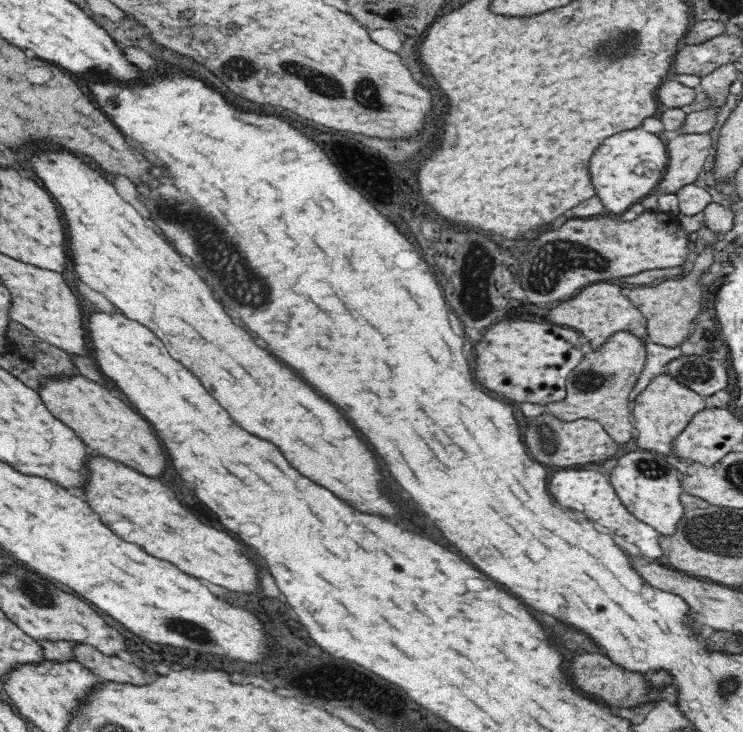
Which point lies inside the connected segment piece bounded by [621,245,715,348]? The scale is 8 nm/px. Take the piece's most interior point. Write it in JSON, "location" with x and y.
{"location":[670,307]}

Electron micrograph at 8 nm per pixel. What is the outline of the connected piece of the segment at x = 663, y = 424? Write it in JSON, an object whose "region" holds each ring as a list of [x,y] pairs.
{"region":[[[665,372],[651,380],[649,385],[637,395],[633,404],[632,418],[636,430],[636,442],[640,450],[653,451],[672,460],[674,459],[672,442],[686,428],[692,417],[706,408],[705,397],[678,384],[673,376]]]}

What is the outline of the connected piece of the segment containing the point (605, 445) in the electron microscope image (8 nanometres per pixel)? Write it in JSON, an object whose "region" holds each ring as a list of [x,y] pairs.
{"region":[[[548,412],[528,418],[524,428],[524,442],[528,452],[538,462],[550,466],[562,466],[562,468],[590,464],[590,462],[603,463],[604,460],[614,459],[612,456],[620,448],[620,443],[610,438],[601,421],[592,419],[563,421]]]}

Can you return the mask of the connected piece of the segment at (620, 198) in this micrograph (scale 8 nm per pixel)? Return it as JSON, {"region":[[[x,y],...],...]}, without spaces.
{"region":[[[634,128],[628,132],[620,132],[600,144],[590,160],[590,176],[592,186],[606,210],[622,214],[633,204],[640,203],[644,196],[654,192],[655,186],[665,173],[669,159],[666,154],[667,145],[662,140],[666,142],[662,135]]]}

